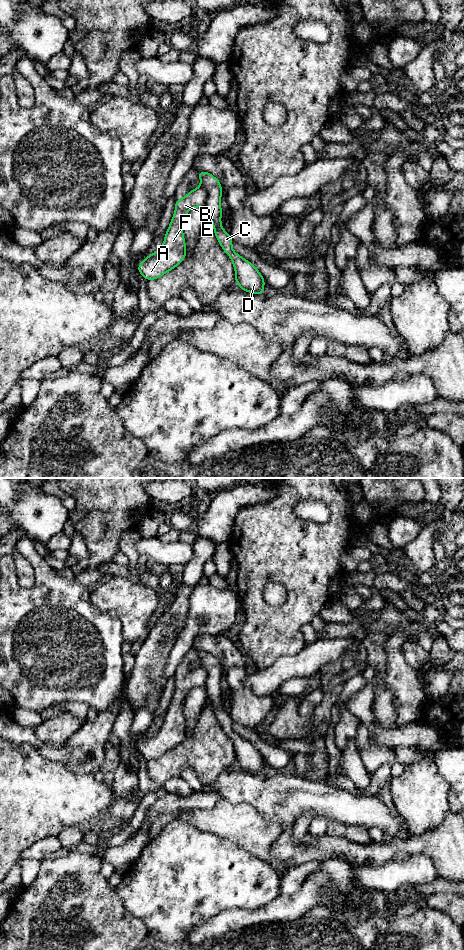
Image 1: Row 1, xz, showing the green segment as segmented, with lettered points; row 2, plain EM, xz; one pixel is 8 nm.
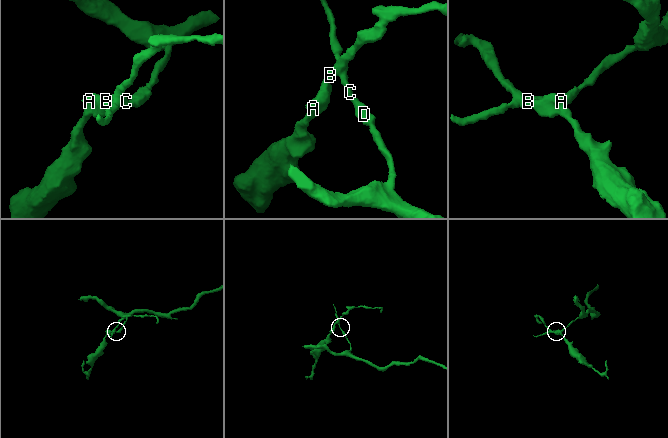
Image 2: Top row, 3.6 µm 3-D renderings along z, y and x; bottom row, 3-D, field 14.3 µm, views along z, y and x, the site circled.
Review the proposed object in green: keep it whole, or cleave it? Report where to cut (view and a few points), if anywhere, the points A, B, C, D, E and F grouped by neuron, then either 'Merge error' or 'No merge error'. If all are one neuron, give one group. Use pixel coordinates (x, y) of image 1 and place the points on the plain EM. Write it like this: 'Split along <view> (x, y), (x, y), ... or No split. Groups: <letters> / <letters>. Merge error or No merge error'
Split along xz (201, 662), (207, 673), (204, 686). Groups: A B F / C D E. Merge error

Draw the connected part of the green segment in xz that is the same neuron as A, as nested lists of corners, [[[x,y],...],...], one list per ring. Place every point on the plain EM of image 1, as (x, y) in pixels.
[[[201,663],[181,679],[176,679],[175,692],[165,713],[162,727],[153,732],[137,747],[138,752],[148,761],[158,759],[177,747],[186,737],[186,724],[183,715],[183,703],[189,690],[204,687],[208,673]]]

